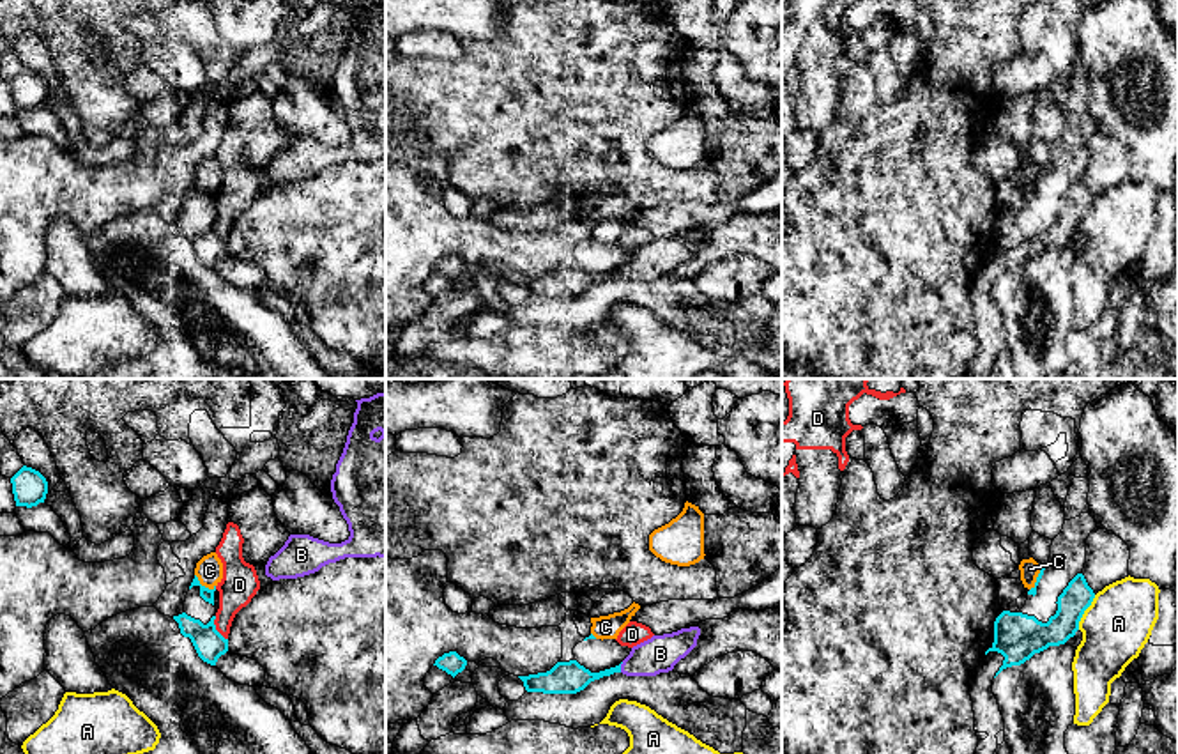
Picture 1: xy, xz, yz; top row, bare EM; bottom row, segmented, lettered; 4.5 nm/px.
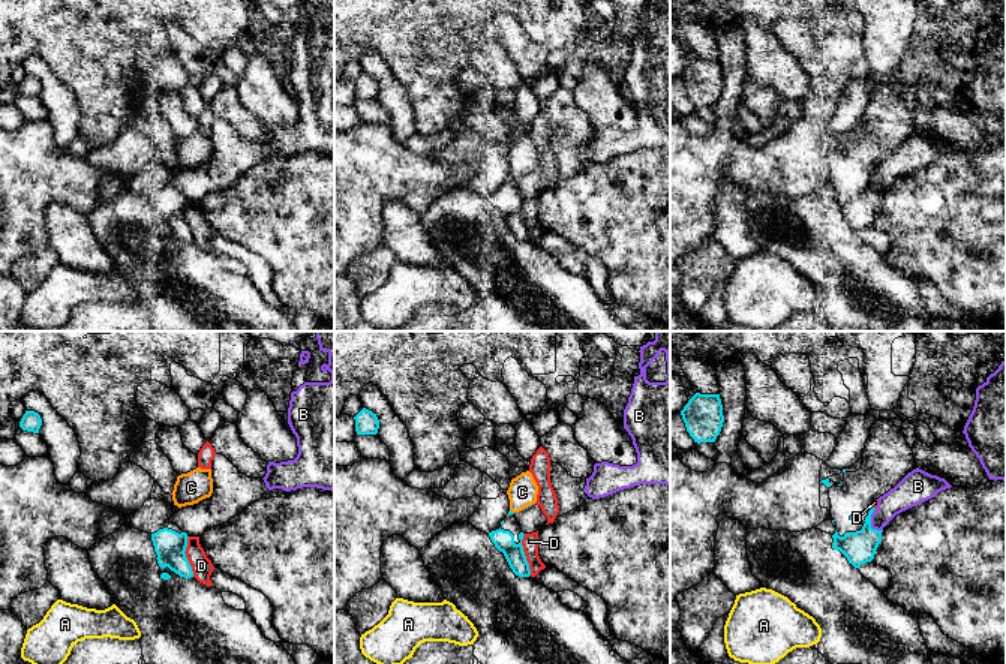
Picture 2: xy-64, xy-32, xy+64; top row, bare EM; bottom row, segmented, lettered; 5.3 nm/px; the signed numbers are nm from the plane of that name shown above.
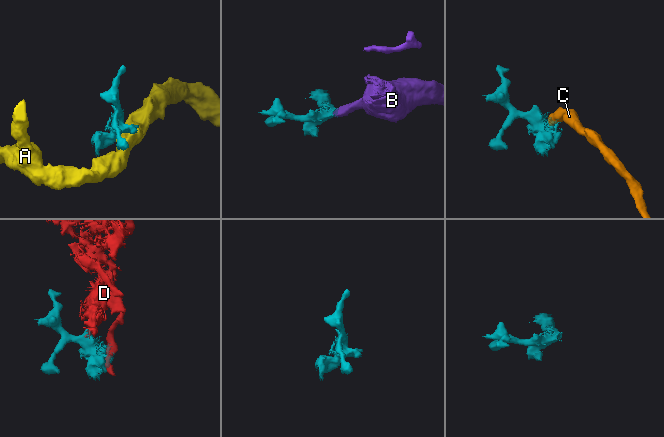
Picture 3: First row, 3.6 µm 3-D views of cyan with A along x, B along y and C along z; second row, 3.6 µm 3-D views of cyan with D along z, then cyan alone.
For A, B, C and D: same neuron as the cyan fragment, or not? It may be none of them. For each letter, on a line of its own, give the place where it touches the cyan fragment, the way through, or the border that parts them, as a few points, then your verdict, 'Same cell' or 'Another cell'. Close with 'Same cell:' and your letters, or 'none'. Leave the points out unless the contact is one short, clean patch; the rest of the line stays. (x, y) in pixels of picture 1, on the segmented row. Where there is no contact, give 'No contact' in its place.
A: Touches cyan at yz (1083, 613). Another cell
B: Touches cyan at xz (619, 668). Path across: xz (570, 677), (596, 677), (619, 668), (660, 653). Same cell
C: Touches cyan at xy (204, 586). Another cell
D: Touches cyan at xy (214, 629). Boundary: xy (214, 616), (214, 627), (227, 639). Another cell
Same cell: B

